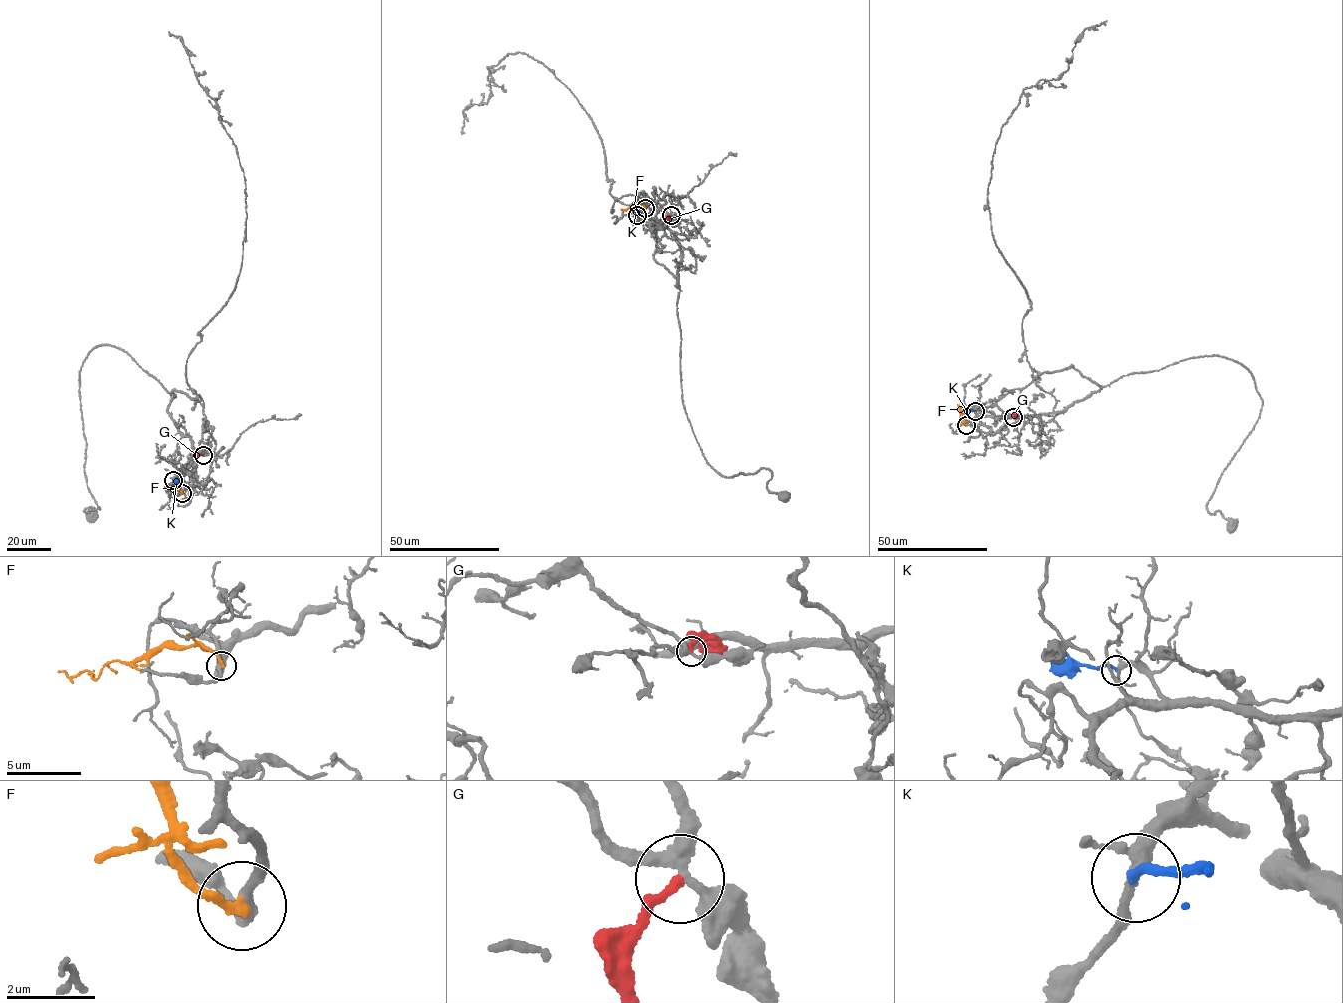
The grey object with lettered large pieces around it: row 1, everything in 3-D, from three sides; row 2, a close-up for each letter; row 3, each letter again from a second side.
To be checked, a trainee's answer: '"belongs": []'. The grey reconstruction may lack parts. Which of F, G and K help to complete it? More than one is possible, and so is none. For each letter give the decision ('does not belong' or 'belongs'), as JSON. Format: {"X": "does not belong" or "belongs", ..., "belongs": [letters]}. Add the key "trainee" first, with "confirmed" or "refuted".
{"trainee": "confirmed", "F": "does not belong", "G": "does not belong", "K": "does not belong", "belongs": []}

